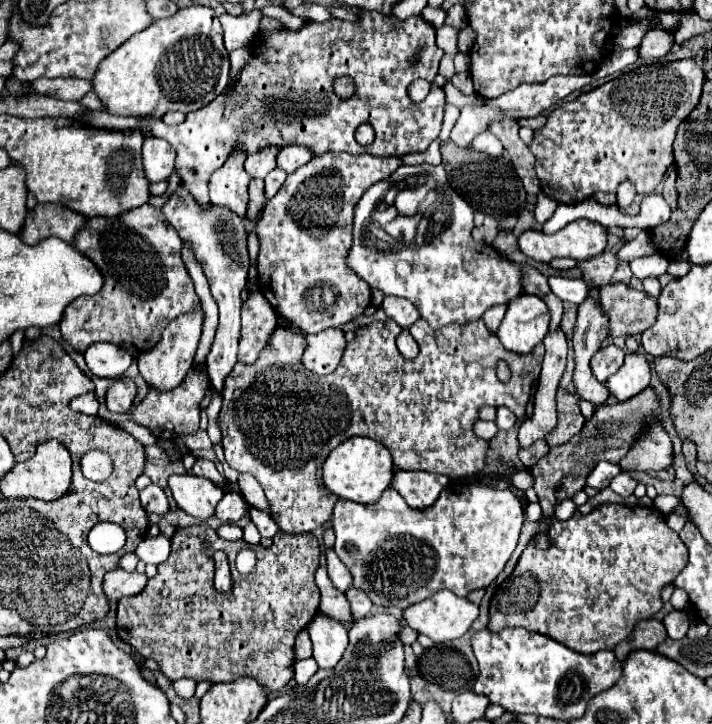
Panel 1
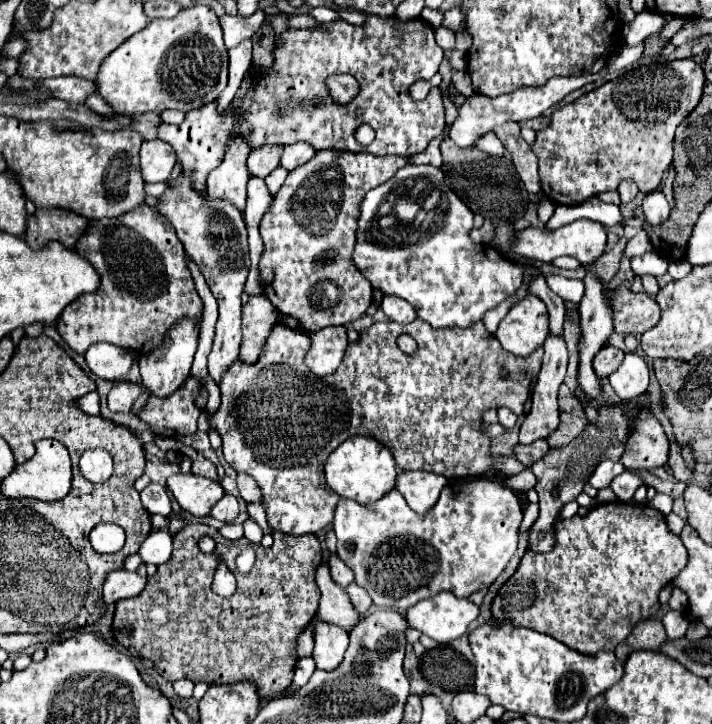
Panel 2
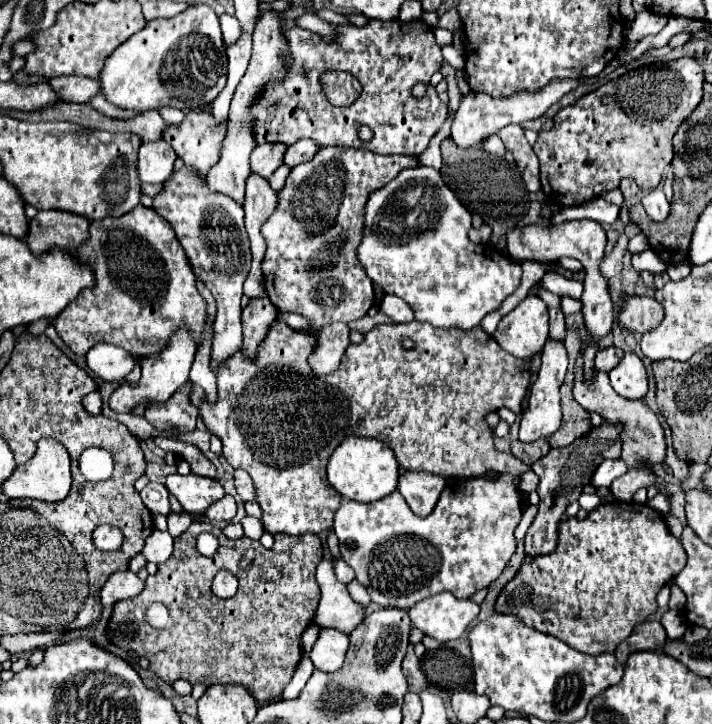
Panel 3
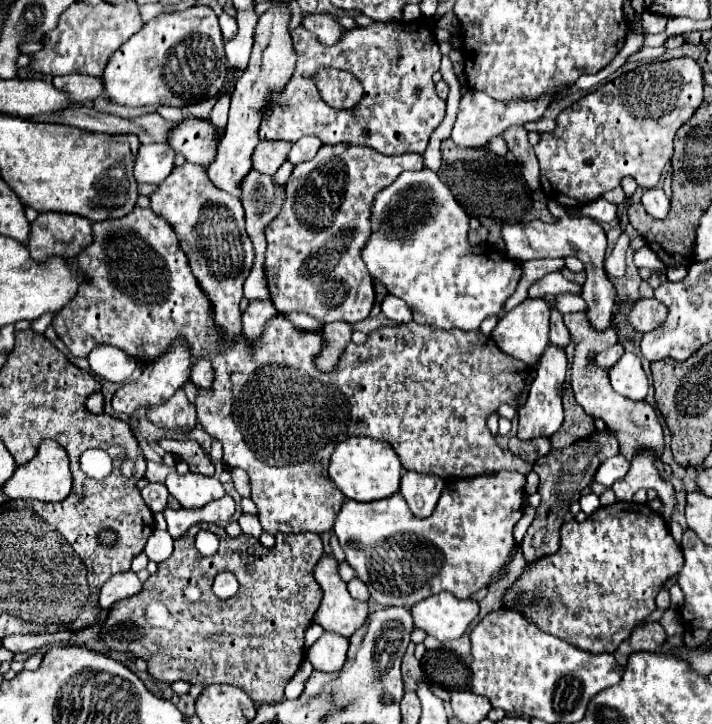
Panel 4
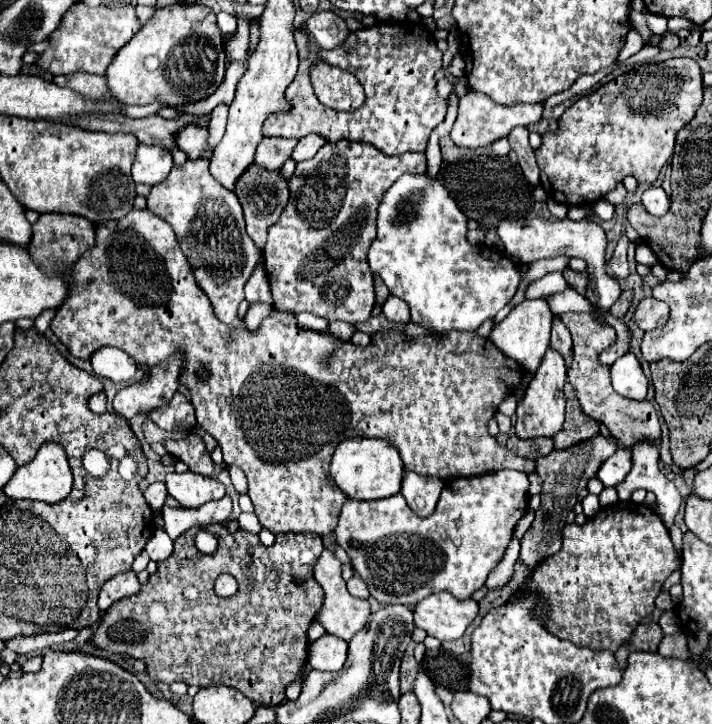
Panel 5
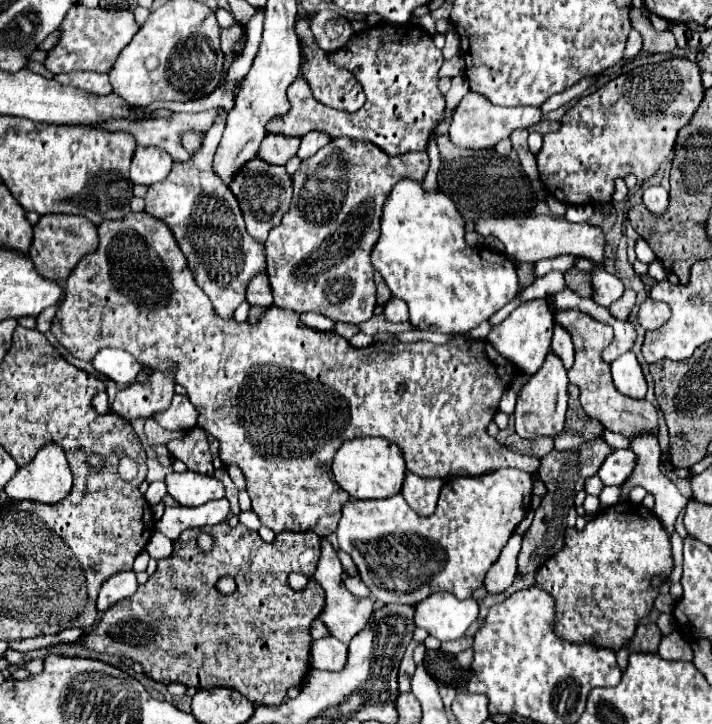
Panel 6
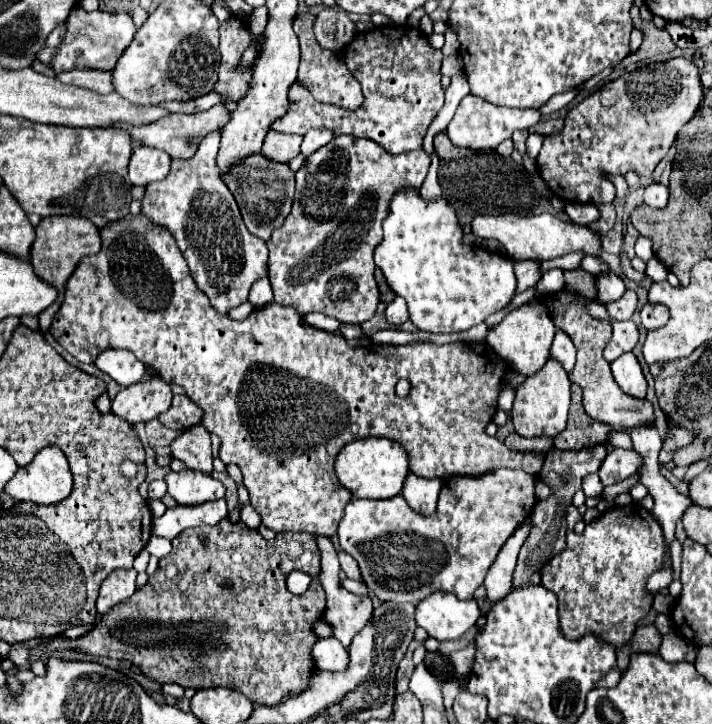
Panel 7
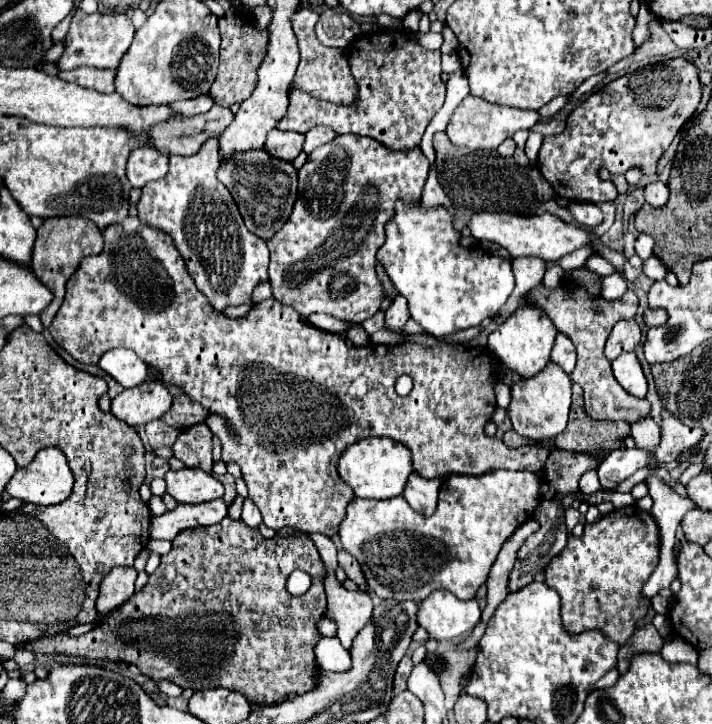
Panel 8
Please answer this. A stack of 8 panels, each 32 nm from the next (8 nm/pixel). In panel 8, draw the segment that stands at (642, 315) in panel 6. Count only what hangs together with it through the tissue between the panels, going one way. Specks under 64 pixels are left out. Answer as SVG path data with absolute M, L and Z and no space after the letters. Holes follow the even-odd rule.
M646 308L644 310L644 324L648 328L664 326L666 324L666 312L664 312L664 308Z

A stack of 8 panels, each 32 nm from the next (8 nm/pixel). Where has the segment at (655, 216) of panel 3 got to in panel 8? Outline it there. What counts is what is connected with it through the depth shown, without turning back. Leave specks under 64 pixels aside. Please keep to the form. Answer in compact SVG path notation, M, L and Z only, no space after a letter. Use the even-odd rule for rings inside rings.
M660 180L650 182L650 184L644 188L644 198L646 198L646 202L648 202L650 206L662 208L662 206L666 204L666 200L668 200L668 186L666 186L664 182L660 182Z

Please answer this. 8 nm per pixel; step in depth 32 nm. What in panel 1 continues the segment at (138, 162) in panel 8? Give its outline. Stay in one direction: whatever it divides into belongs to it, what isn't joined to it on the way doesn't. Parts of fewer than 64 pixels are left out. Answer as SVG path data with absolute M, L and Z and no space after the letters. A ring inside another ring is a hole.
M146 138L144 148L142 148L142 158L144 158L144 172L150 182L160 182L170 178L174 170L174 158L176 150L160 138Z

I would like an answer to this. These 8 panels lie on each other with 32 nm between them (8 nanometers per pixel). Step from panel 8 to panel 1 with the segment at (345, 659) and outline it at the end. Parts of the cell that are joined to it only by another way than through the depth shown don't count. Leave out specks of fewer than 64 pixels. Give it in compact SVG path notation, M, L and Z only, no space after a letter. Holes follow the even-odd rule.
M322 612L308 624L308 634L314 646L314 660L320 668L334 668L348 646L348 630L338 620L328 620Z

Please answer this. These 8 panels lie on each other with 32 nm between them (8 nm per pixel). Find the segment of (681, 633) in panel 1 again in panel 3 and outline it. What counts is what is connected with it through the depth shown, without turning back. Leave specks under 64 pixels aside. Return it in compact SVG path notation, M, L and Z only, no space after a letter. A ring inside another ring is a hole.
M668 610L660 622L666 628L666 634L670 640L678 640L686 632L686 620L682 618L682 614L678 610Z

